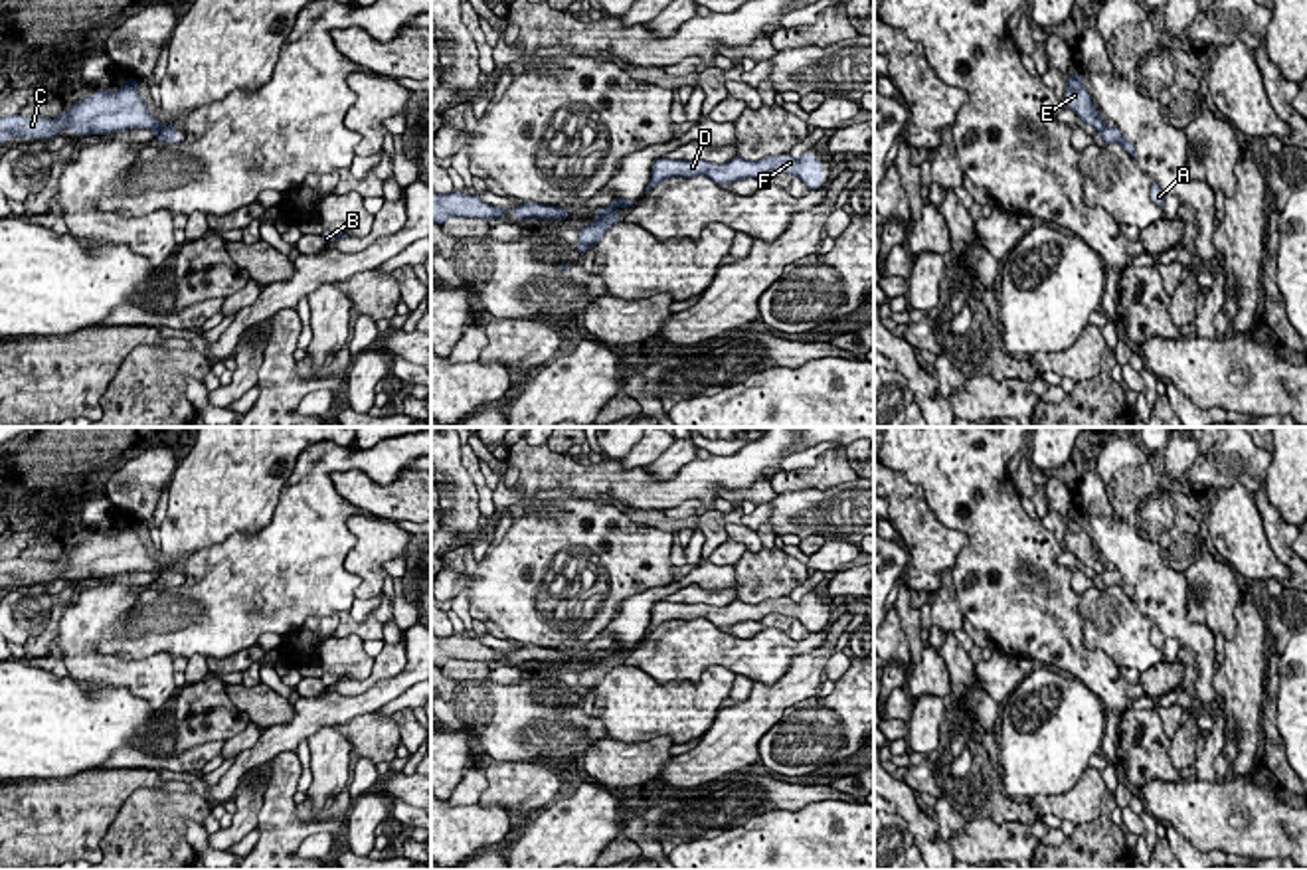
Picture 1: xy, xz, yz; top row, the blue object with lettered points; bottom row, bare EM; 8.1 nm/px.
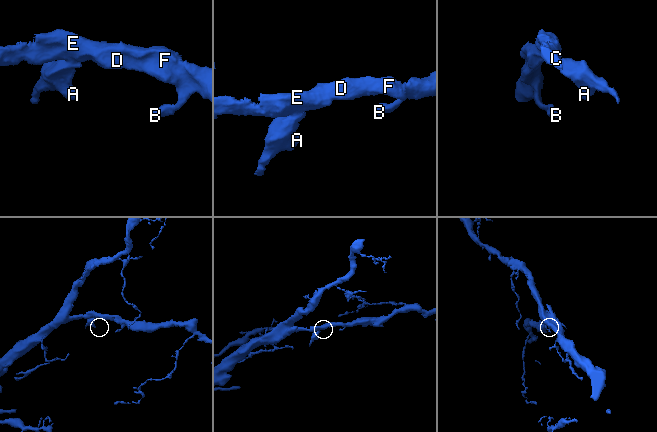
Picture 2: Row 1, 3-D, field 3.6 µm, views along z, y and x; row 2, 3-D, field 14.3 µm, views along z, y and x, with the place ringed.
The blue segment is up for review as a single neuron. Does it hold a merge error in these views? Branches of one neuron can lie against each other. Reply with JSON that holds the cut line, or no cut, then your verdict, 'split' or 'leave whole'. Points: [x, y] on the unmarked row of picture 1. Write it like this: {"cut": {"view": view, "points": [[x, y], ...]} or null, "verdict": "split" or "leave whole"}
{"cut": {"view": "xz", "points": [[613, 653], [600, 661]]}, "verdict": "split"}

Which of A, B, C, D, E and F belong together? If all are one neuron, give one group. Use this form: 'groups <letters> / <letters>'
groups A / B C D E F

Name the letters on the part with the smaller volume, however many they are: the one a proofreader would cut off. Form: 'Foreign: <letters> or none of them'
Foreign: A

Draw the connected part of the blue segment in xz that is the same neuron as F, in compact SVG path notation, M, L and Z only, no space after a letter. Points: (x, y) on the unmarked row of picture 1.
M805 595L801 601L793 601L791 597L765 599L761 603L743 603L741 599L734 599L724 607L658 601L653 605L645 637L666 621L706 619L720 629L728 629L743 621L763 621L771 613L797 619L809 633L825 629L821 603L815 603L813 595Z

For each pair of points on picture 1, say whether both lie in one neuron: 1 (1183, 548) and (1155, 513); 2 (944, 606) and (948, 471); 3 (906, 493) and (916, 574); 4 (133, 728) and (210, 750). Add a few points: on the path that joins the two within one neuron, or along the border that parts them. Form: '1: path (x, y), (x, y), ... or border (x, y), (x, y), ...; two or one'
1: path (1181, 540), (1163, 521); one
2: border (950, 570), (961, 615); two
3: path (910, 513), (918, 526), (918, 554); one
4: border (139, 746), (121, 746), (101, 766); two

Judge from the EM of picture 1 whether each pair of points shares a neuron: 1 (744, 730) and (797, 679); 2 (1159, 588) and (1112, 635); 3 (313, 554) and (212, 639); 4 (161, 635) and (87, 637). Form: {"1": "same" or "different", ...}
{"1": "same", "2": "different", "3": "same", "4": "different"}

